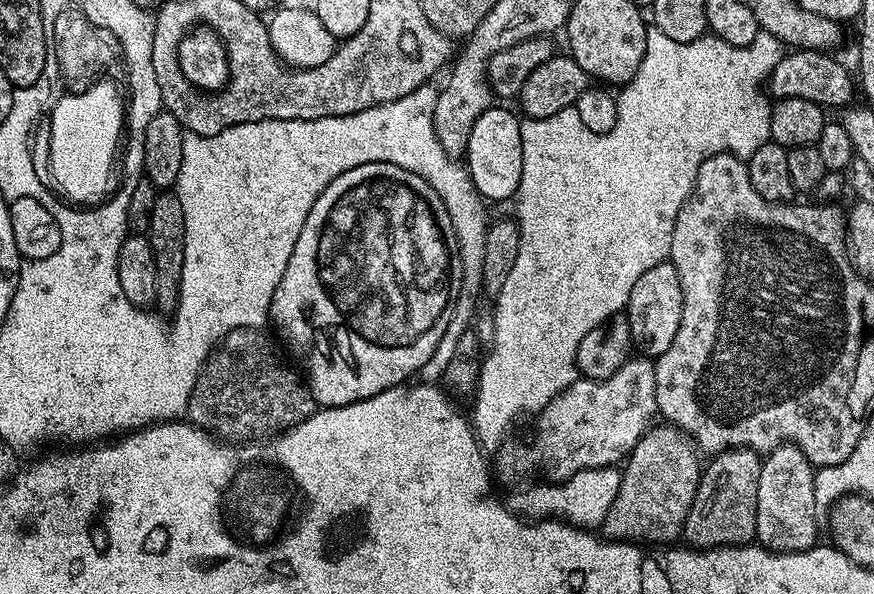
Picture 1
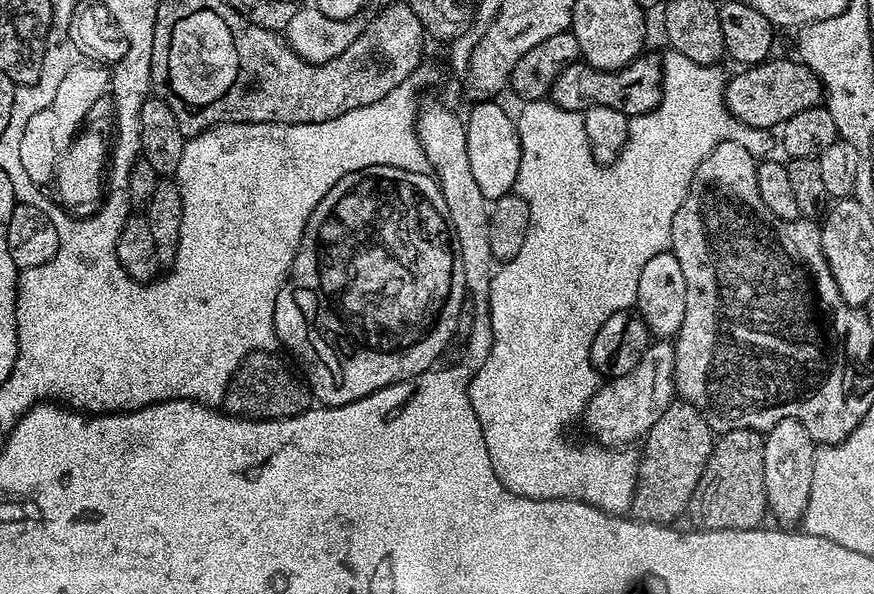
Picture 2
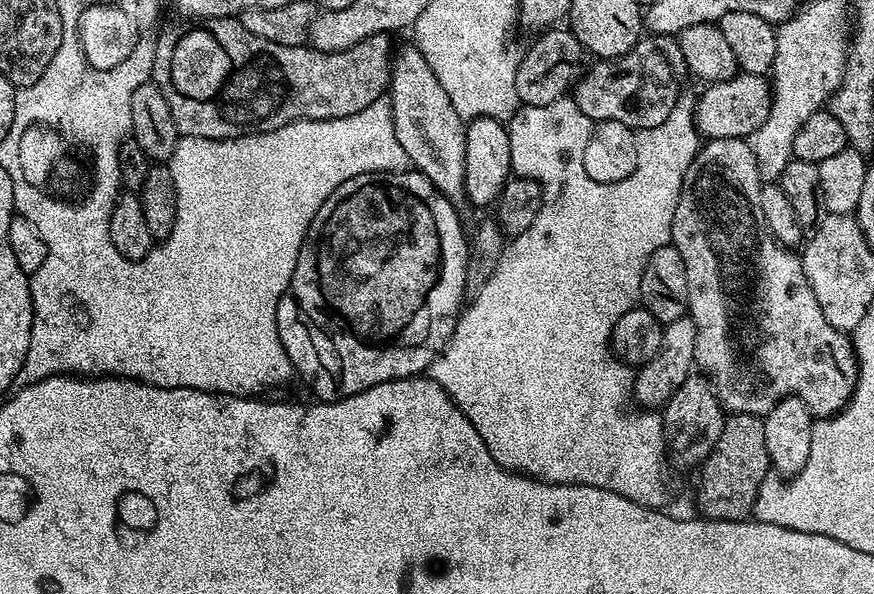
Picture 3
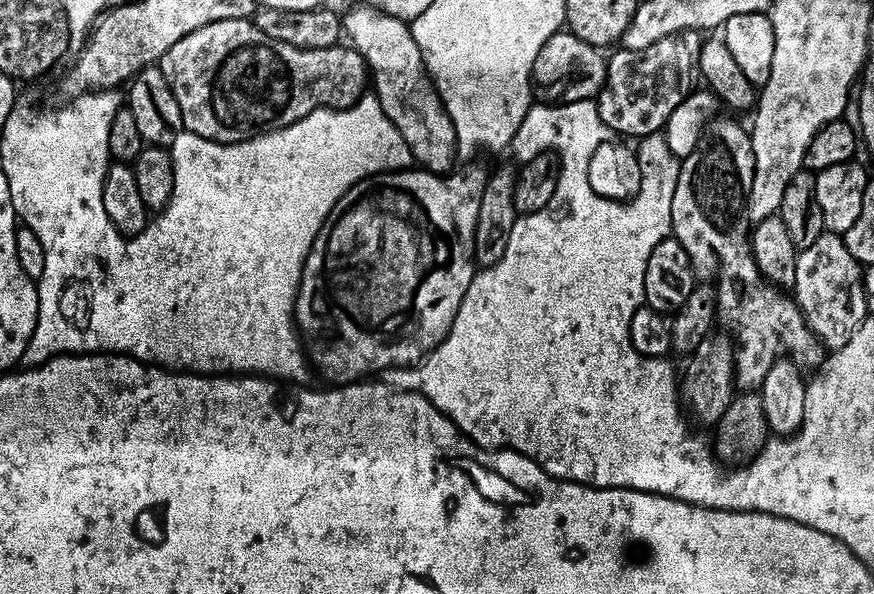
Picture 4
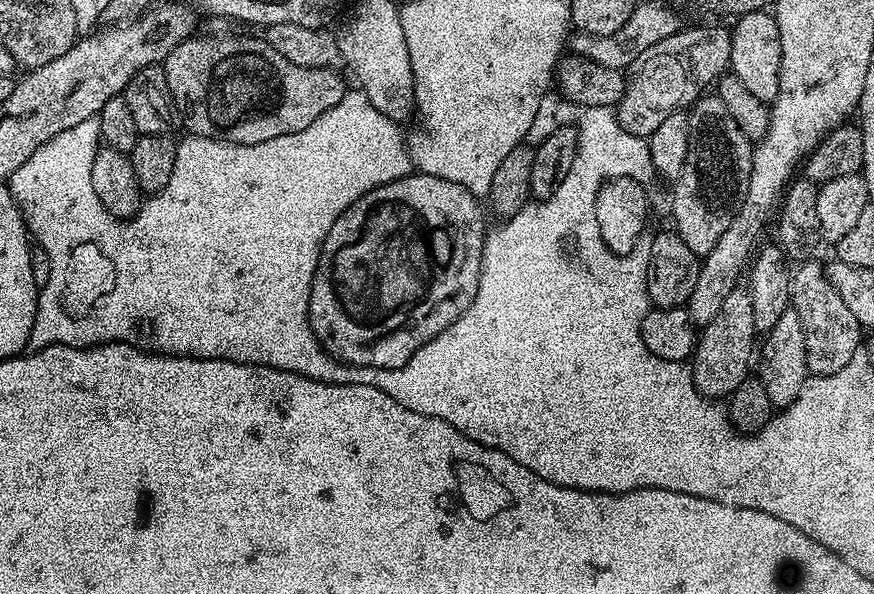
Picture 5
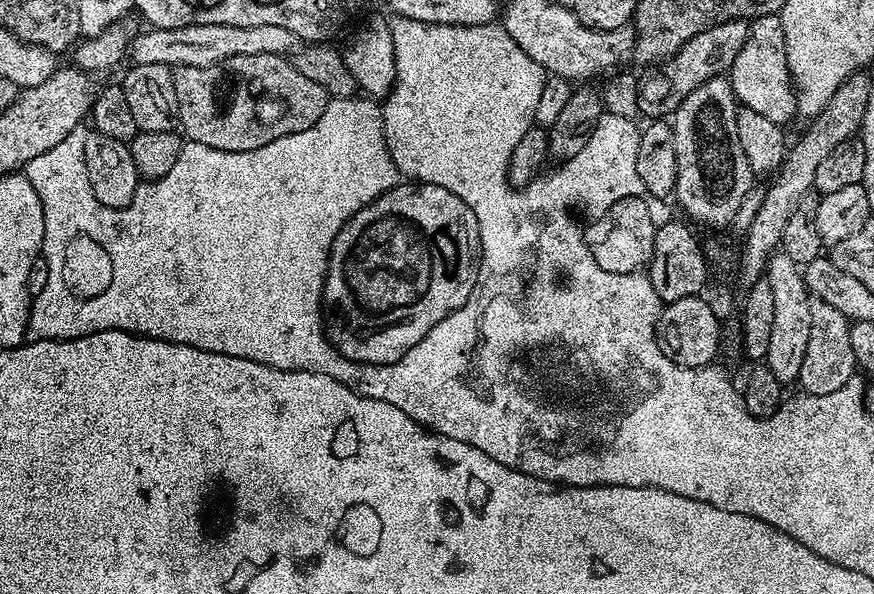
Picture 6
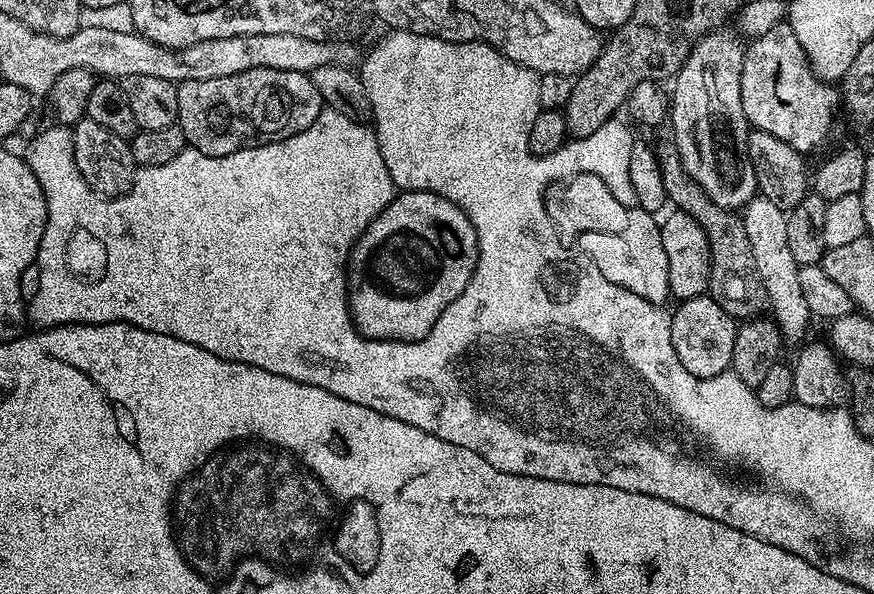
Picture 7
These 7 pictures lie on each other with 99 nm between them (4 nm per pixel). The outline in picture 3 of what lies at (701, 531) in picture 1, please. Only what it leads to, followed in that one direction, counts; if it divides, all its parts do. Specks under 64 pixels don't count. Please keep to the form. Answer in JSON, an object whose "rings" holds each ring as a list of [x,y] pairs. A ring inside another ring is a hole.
{"rings":[[[731,413],[725,419],[718,442],[715,442],[699,472],[700,489],[696,492],[696,504],[700,507],[699,515],[703,519],[749,519],[754,502],[758,498],[758,490],[764,479],[770,475],[763,419],[754,414]]]}

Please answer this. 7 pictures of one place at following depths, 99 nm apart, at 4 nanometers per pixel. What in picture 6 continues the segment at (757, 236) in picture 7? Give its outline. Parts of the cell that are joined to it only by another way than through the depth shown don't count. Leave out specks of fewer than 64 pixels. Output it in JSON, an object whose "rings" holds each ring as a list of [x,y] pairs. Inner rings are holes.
{"rings":[[[783,250],[777,251],[768,259],[766,267],[766,279],[770,282],[770,290],[774,294],[774,326],[770,333],[770,350],[766,357],[768,369],[774,374],[774,378],[780,380],[781,385],[799,381],[802,370],[802,358],[806,358],[806,346],[810,343],[810,302],[813,297],[808,287],[804,285],[804,273],[801,265],[792,261]]]}

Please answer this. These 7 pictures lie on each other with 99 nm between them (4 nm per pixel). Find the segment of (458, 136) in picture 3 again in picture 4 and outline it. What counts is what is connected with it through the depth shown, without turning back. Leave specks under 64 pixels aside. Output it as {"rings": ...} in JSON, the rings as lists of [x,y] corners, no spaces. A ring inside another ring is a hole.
{"rings":[[[371,6],[352,8],[343,13],[342,32],[346,40],[348,36],[347,43],[351,48],[363,58],[368,68],[371,91],[378,98],[386,118],[394,122],[406,146],[410,146],[413,161],[430,172],[451,173],[452,163],[458,160],[454,124],[450,122],[440,95],[428,77],[409,21],[399,20]]]}

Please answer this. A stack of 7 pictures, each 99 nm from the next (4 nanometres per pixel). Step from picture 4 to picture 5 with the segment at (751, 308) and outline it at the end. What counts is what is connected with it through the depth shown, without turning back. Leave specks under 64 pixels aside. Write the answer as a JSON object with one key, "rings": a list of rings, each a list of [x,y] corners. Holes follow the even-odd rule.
{"rings":[[[705,94],[687,109],[688,149],[684,165],[674,178],[672,188],[672,220],[676,235],[694,250],[698,257],[706,257],[718,238],[726,234],[732,215],[744,198],[750,182],[753,145],[738,130],[738,122],[730,118],[730,110],[722,106],[719,95]]]}

